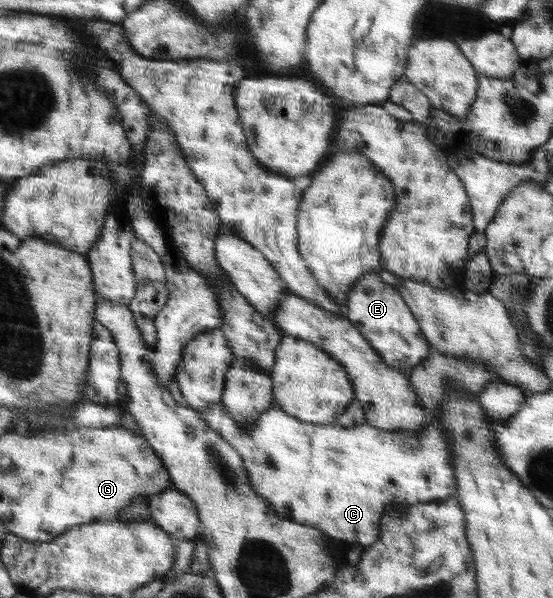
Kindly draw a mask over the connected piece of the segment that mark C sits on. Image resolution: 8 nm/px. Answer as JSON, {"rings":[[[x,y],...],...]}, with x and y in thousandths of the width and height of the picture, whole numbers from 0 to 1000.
{"rings":[[[391,672],[380,676],[371,686],[356,686],[367,702],[374,704],[374,709],[396,726],[396,731],[403,732],[407,739],[414,741],[414,746],[425,749],[425,756],[438,766],[439,779],[450,793],[450,809],[456,818],[470,826],[476,836],[486,839],[494,856],[510,868],[519,868],[541,876],[566,880],[577,886],[582,886],[595,898],[602,898],[613,905],[629,905],[633,908],[647,906],[656,915],[665,915],[669,910],[682,906],[687,895],[689,865],[696,860],[696,853],[702,844],[711,838],[729,838],[745,844],[756,841],[776,841],[781,838],[808,836],[816,829],[825,826],[823,793],[819,793],[819,773],[816,773],[816,763],[812,763],[812,732],[801,711],[796,711],[794,704],[778,697],[772,704],[767,717],[754,721],[752,724],[731,724],[729,721],[691,721],[680,717],[676,712],[664,709],[662,706],[644,714],[622,714],[609,706],[595,709],[566,709],[542,704],[539,699],[512,689],[506,682],[486,682],[479,689],[468,694],[468,699],[452,709],[452,712],[441,712],[441,709],[429,709],[421,697],[412,691],[412,686],[405,682],[401,672]]]}

